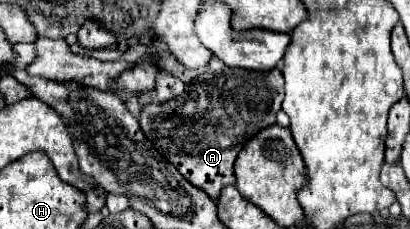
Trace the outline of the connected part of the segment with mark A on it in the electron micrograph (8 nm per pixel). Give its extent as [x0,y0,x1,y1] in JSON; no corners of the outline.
[139,68,283,200]

